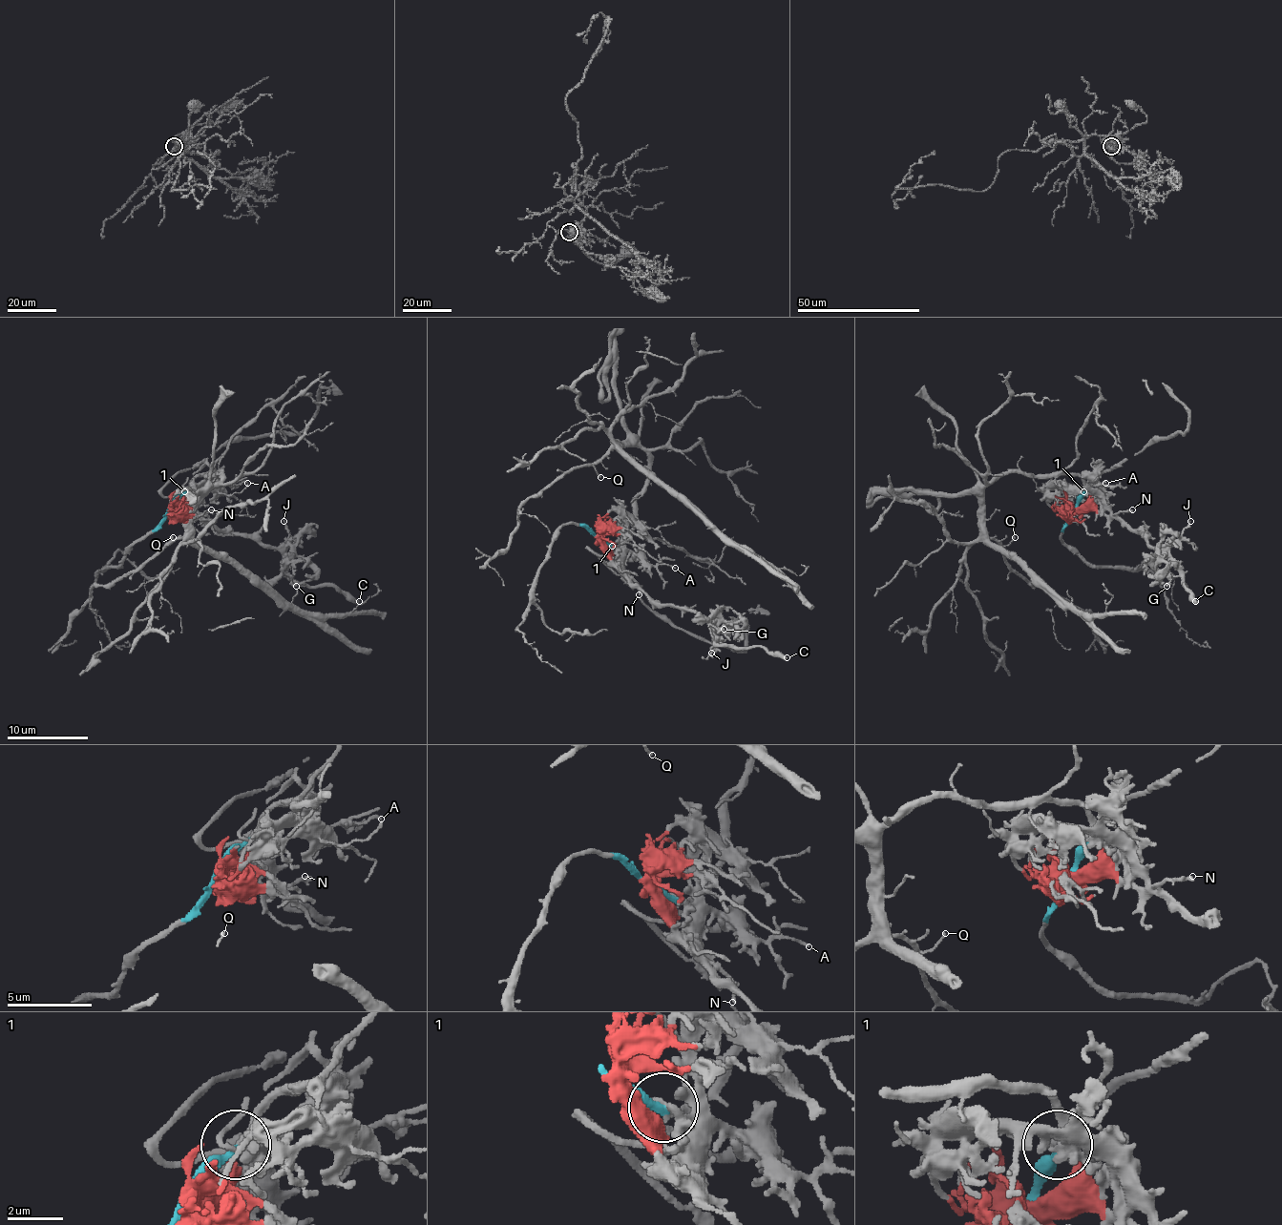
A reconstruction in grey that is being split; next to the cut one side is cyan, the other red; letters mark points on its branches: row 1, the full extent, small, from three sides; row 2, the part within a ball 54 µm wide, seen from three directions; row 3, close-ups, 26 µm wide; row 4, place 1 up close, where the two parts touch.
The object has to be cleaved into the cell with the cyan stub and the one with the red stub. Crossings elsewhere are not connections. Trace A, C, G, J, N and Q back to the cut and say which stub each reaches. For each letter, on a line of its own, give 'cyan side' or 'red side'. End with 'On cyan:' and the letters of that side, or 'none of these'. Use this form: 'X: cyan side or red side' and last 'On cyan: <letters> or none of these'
A: red side
C: red side
G: red side
J: red side
N: red side
Q: cyan side
On cyan: Q

